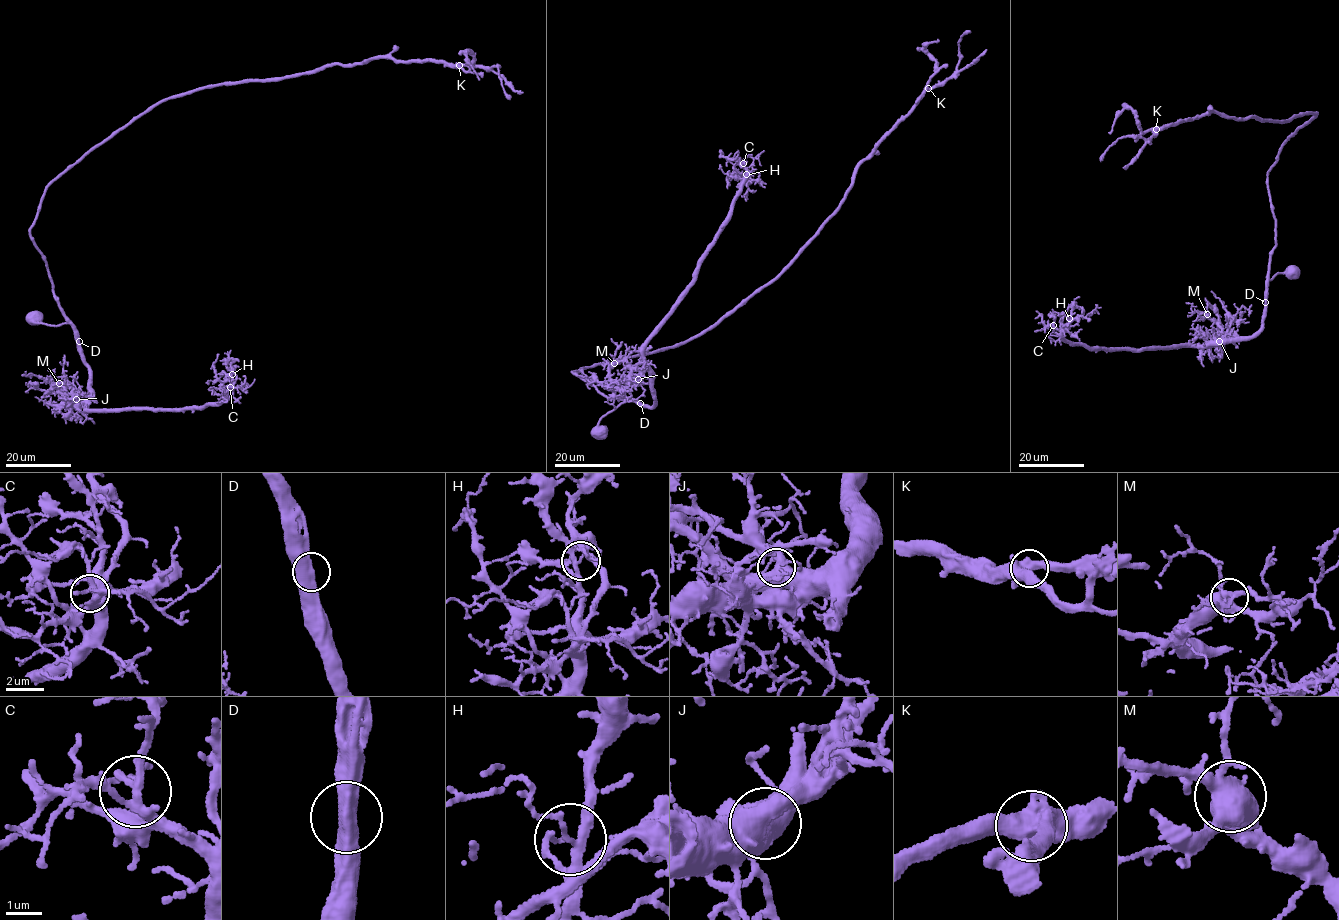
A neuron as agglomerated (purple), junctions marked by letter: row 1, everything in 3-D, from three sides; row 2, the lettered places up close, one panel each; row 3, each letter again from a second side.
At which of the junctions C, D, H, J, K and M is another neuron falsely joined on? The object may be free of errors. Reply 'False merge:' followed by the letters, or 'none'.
False merge: none

